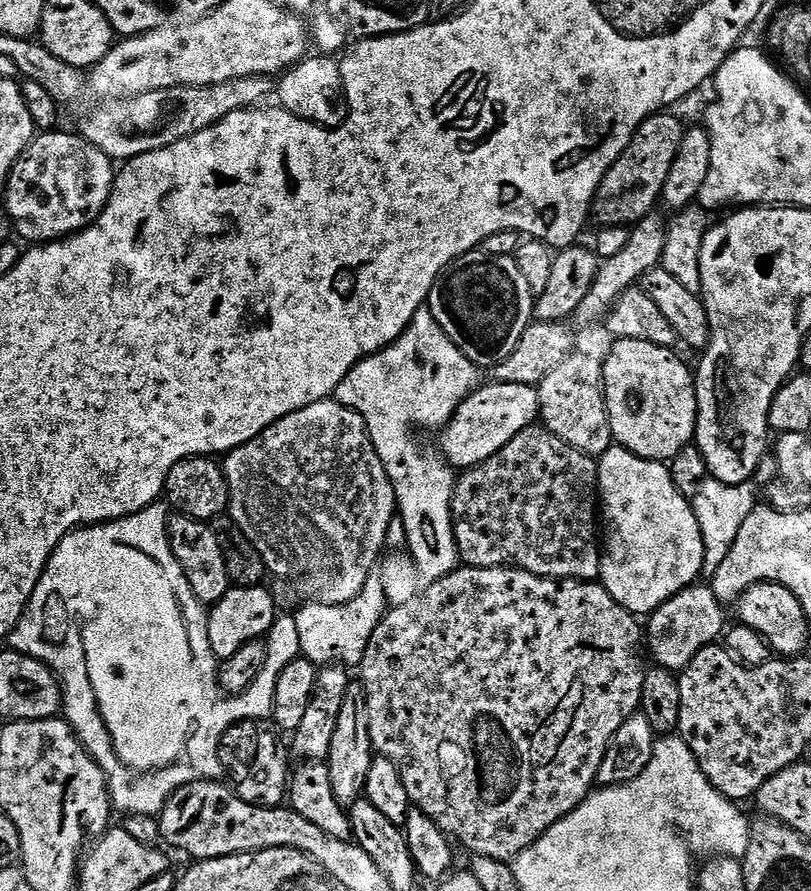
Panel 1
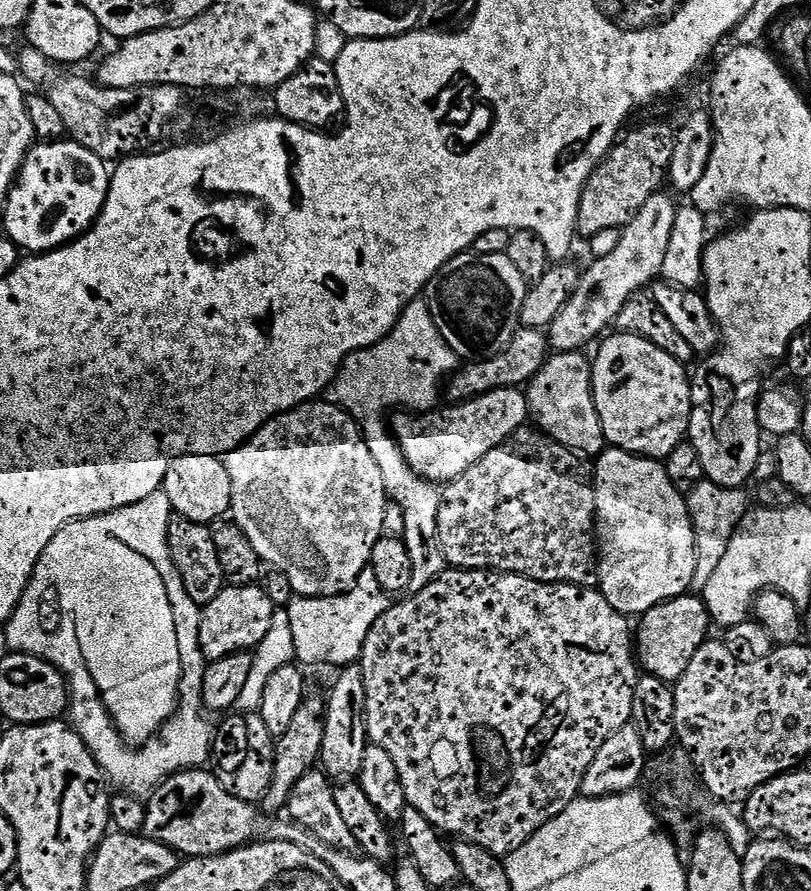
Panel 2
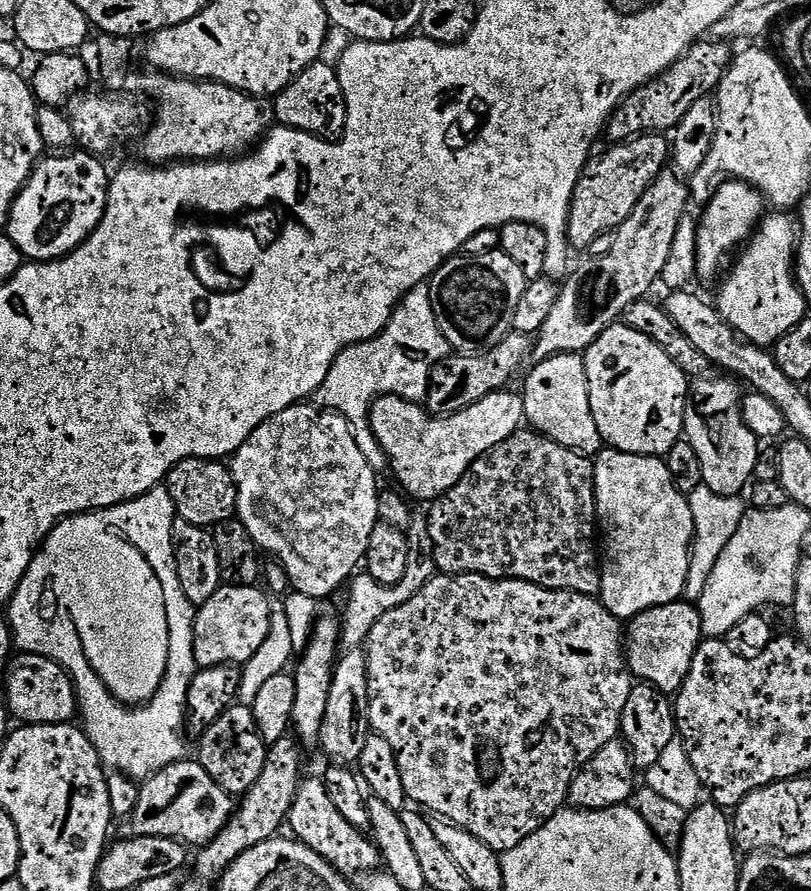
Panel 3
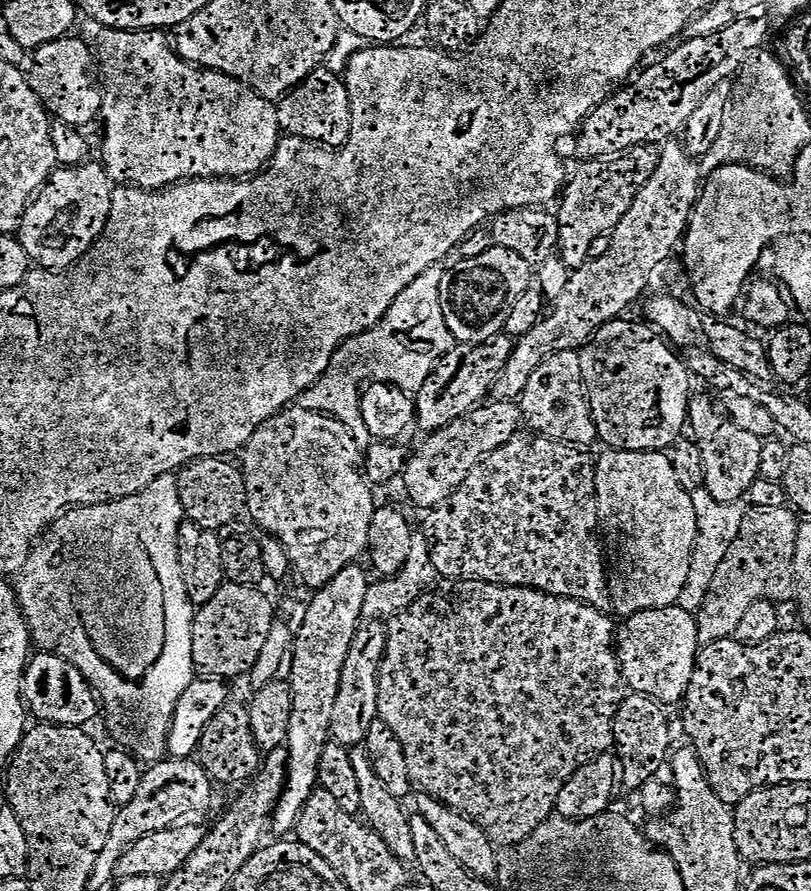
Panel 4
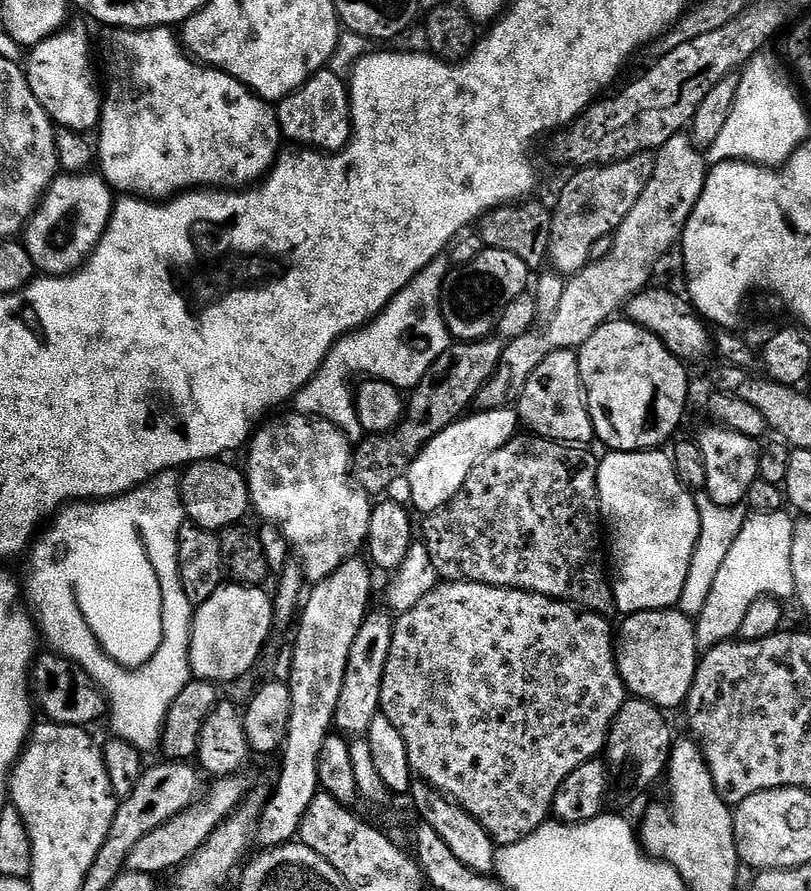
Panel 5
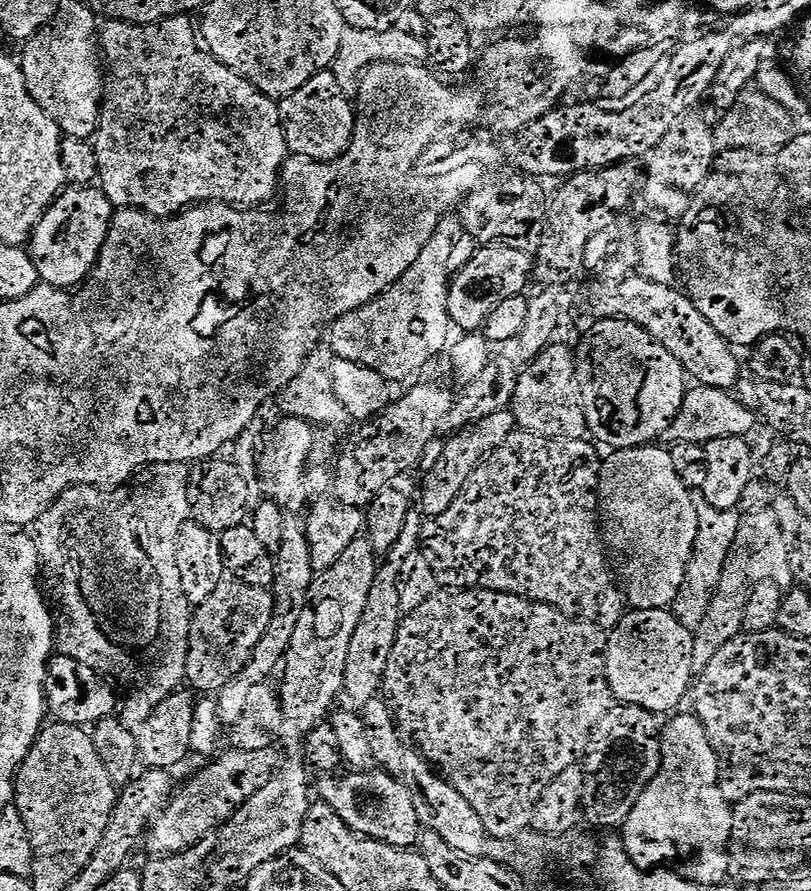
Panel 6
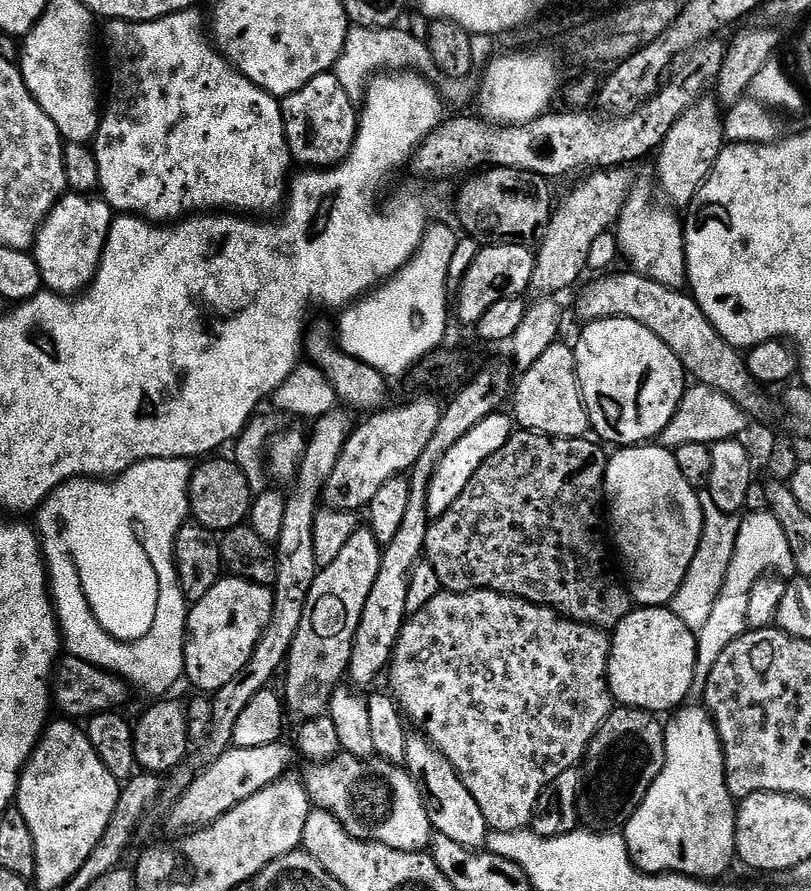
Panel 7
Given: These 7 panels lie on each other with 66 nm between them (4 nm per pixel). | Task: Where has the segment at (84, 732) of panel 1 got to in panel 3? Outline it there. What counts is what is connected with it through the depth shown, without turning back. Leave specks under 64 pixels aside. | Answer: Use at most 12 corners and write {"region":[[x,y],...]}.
{"region":[[166,670],[143,706],[74,674],[100,760],[145,780],[187,755],[194,673]]}

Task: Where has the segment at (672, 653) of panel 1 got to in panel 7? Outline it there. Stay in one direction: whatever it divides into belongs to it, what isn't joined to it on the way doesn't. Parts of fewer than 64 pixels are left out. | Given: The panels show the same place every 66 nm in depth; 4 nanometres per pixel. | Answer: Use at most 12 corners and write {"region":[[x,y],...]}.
{"region":[[640,606],[610,636],[608,691],[643,712],[689,699],[696,637]]}

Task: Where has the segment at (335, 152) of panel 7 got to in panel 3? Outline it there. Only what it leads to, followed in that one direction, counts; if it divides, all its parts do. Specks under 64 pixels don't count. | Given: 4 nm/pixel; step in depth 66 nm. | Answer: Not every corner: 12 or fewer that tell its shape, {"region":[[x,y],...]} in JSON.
{"region":[[312,64],[275,97],[276,120],[311,136],[348,127],[341,73]]}

